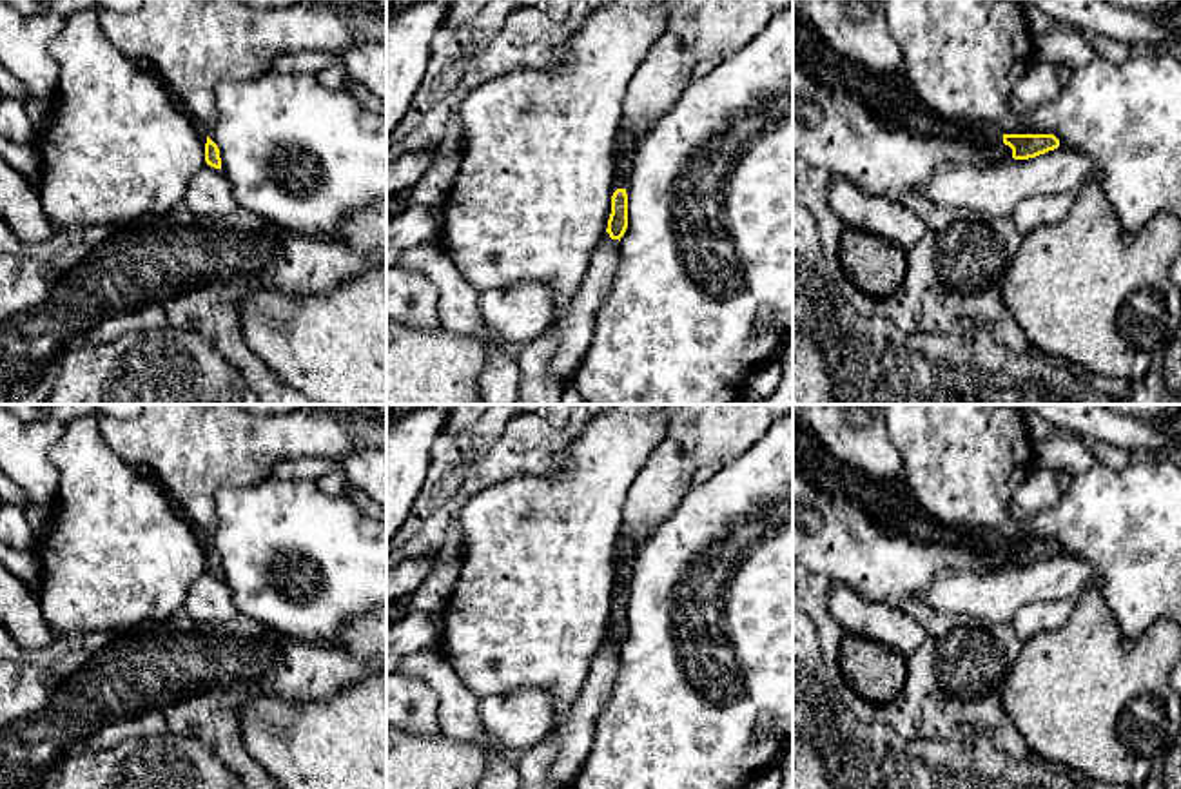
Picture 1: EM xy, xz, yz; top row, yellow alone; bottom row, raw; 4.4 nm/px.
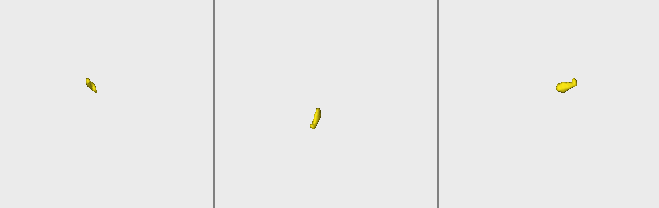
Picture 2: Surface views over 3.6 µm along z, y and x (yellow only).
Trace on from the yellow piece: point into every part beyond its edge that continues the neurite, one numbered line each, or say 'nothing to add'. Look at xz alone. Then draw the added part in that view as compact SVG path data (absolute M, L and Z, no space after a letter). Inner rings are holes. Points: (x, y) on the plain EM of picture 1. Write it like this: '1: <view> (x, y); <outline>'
1: xz (623, 572); M624 560L615 568L615 591L617 591L617 595L626 593L626 586L630 582L631 571L633 571L631 560Z

